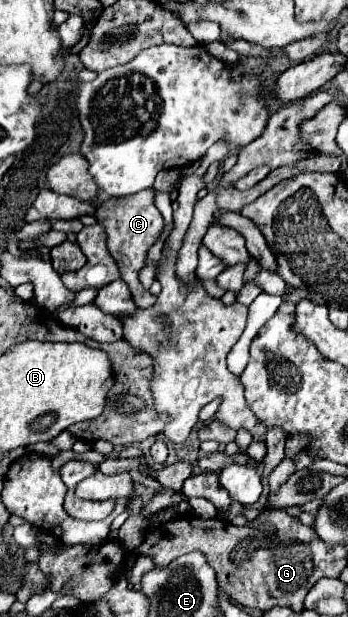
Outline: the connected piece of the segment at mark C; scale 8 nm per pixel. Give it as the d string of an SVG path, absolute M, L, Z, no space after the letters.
M143 190L143 192L137 192L133 196L111 198L111 200L107 200L107 204L101 204L95 210L97 222L107 232L107 248L109 248L113 260L119 264L121 280L127 282L127 286L131 290L131 296L133 296L133 302L139 308L149 308L149 306L155 304L155 296L141 286L137 274L145 266L147 250L155 244L155 240L159 238L159 234L161 234L161 230L165 226L159 210L153 204L153 198L155 198L155 192L153 190Z

